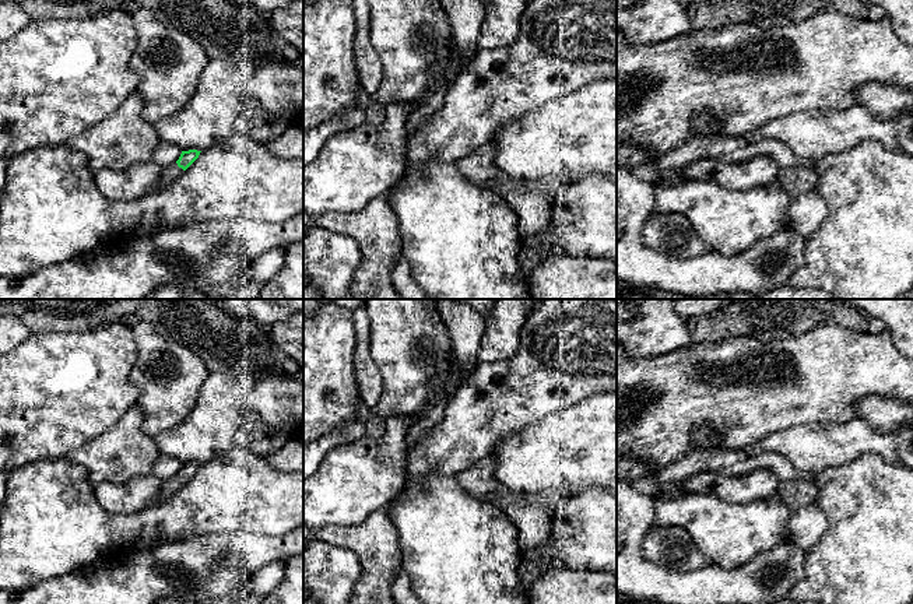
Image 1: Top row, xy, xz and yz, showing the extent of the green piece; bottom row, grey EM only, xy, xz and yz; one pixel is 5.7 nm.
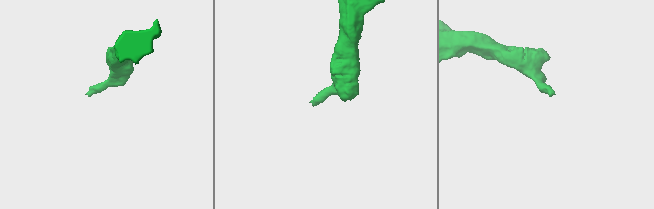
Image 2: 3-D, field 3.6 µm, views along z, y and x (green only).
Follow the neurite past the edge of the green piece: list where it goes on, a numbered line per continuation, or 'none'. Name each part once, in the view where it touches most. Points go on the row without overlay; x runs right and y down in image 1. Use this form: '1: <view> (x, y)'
1: xy (169, 487)

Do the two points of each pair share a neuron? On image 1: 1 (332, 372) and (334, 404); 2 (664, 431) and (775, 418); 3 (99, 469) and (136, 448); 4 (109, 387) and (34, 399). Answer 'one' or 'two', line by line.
1: one
2: one
3: one
4: one

